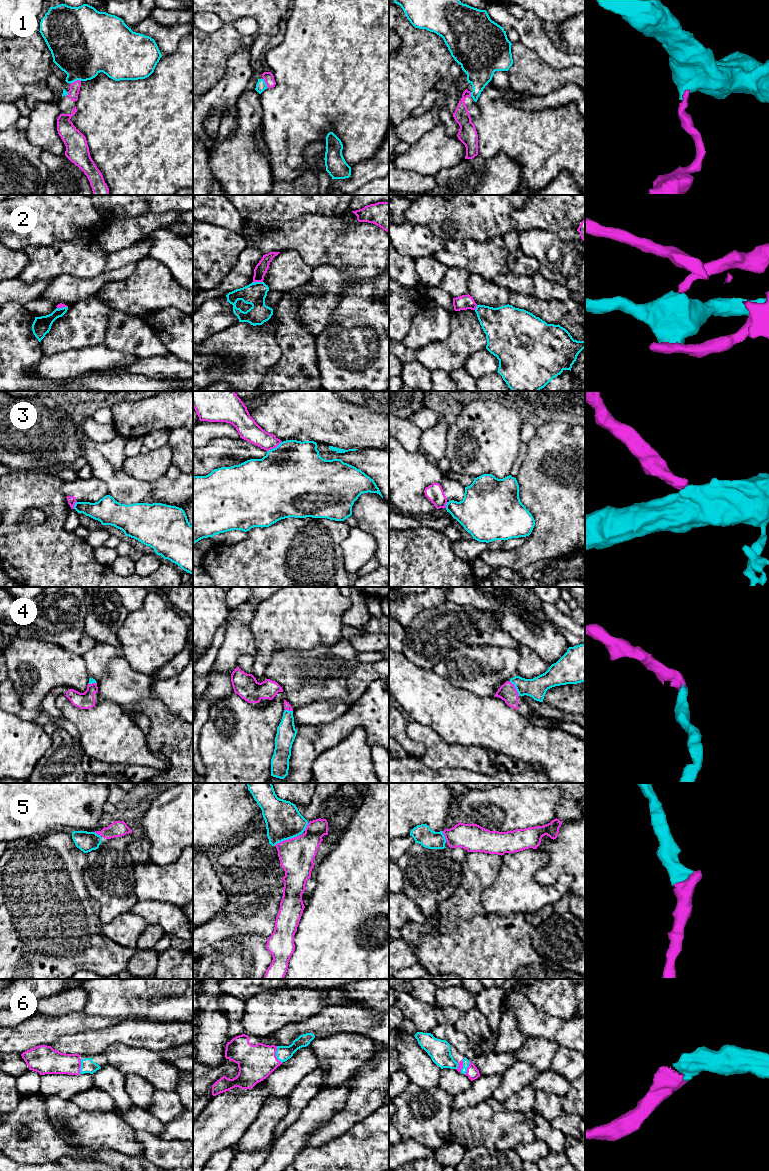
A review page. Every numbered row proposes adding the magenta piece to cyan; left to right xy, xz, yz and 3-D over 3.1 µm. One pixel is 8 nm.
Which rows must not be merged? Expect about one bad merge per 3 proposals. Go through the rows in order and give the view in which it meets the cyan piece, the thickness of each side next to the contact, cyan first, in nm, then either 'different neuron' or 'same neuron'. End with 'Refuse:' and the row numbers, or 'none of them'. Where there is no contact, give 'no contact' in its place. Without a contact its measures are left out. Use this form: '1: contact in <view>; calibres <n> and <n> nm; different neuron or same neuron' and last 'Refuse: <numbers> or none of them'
1: contact in xy; calibres 440 and 80 nm; same neuron
2: contact in xz; calibres 180 and 100 nm; different neuron
3: contact in xz; calibres 500 and 170 nm; different neuron
4: contact in yz; calibres 160 and 140 nm; same neuron
5: contact in xz; calibres 280 and 280 nm; same neuron
6: contact in xz; calibres 120 and 280 nm; same neuron
Refuse: 2, 3

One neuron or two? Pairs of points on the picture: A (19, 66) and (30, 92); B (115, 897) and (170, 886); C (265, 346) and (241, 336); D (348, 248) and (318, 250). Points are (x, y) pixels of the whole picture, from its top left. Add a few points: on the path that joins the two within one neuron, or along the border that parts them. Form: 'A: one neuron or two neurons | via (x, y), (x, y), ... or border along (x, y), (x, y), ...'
A: two neurons | border along (47, 86), (28, 86), (25, 89), (23, 98)
B: two neurons | border along (133, 870), (135, 895), (138, 900)
C: one neuron | via (259, 346), (247, 342)
D: one neuron | via (341, 245), (325, 245)

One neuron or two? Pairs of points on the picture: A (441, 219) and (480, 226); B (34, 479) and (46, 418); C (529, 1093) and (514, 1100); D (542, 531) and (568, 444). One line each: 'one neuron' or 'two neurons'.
A: one neuron
B: two neurons
C: one neuron
D: one neuron

